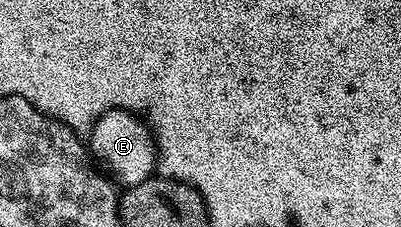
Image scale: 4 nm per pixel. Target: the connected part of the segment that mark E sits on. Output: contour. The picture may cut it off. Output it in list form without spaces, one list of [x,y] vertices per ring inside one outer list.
[[[130,111],[103,113],[103,117],[95,121],[93,130],[88,132],[87,147],[100,170],[122,188],[134,187],[154,178],[157,170],[157,143],[145,120],[137,118]]]

